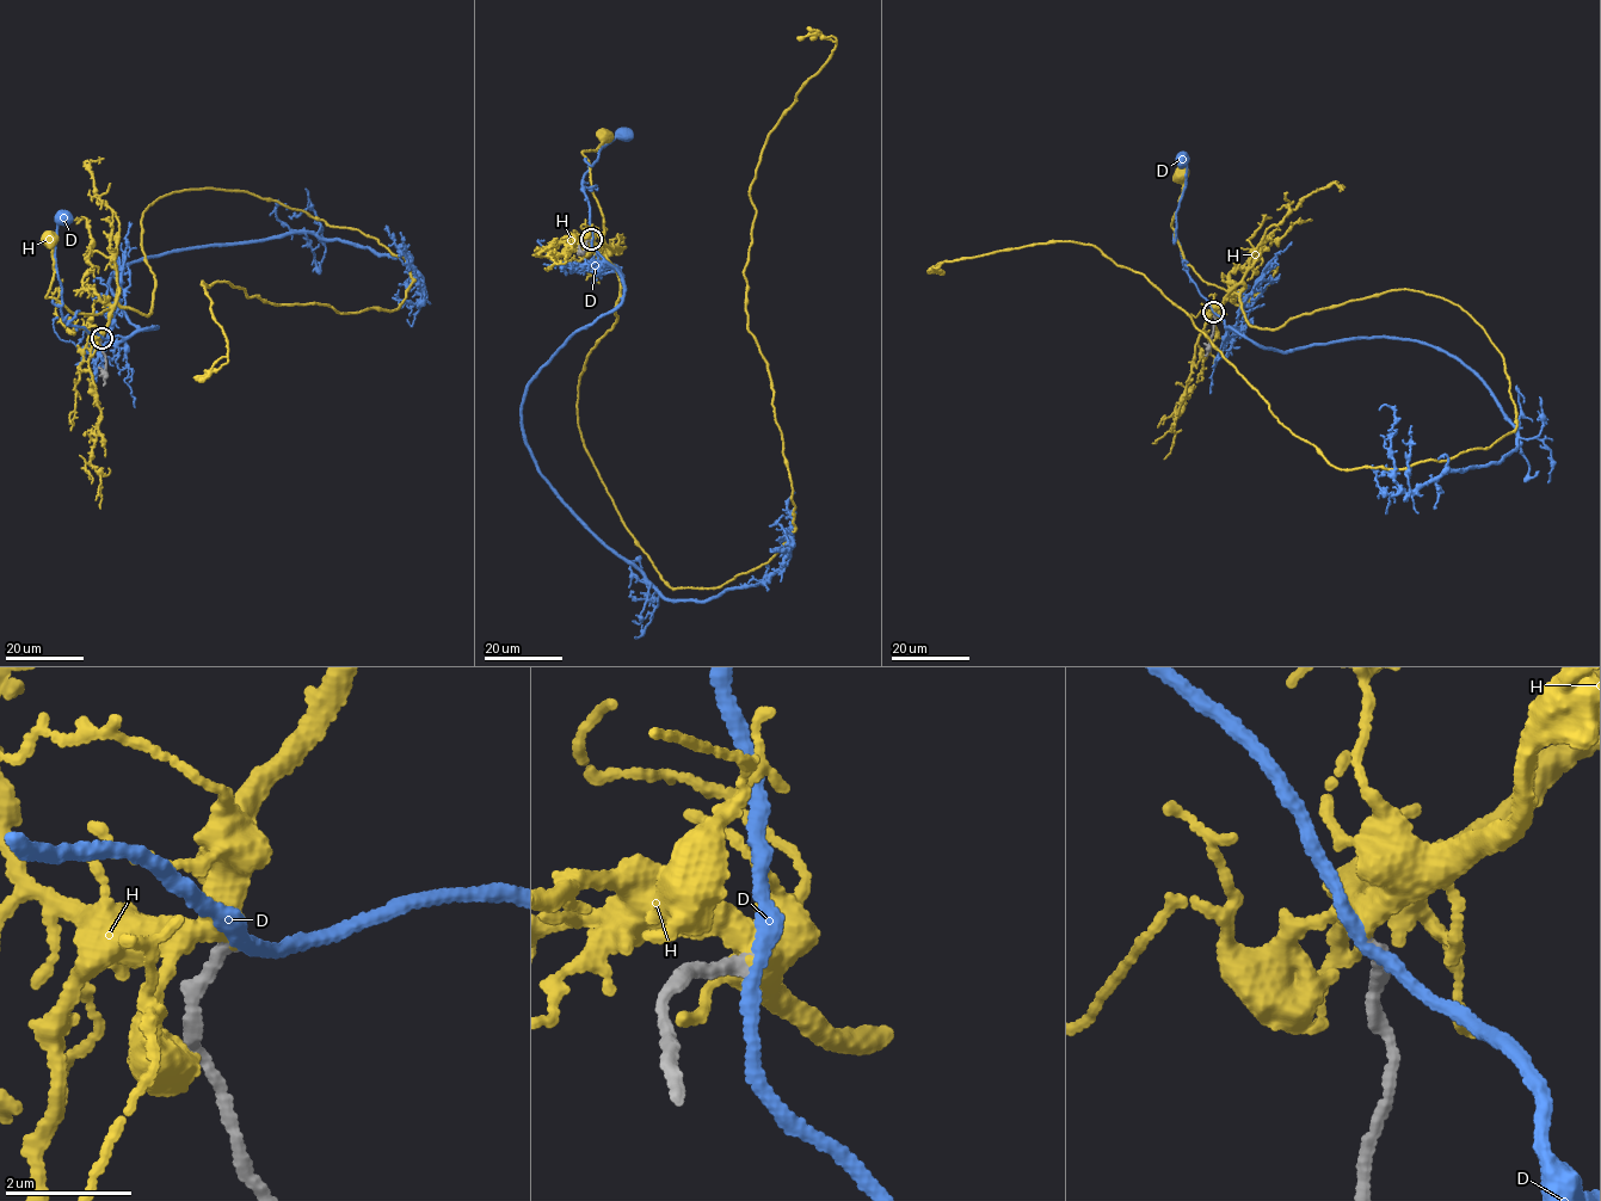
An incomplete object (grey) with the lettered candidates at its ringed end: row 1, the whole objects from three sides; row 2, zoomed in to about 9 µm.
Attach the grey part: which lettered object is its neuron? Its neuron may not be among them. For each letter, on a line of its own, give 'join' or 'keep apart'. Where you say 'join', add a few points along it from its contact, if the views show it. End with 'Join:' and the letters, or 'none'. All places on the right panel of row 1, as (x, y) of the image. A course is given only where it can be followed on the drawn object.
D: keep apart
H: join; it runs (1214, 312), (1227, 293), (1204, 282), (1187, 264), (1170, 227), (1182, 193), (1180, 174)
Join: H

